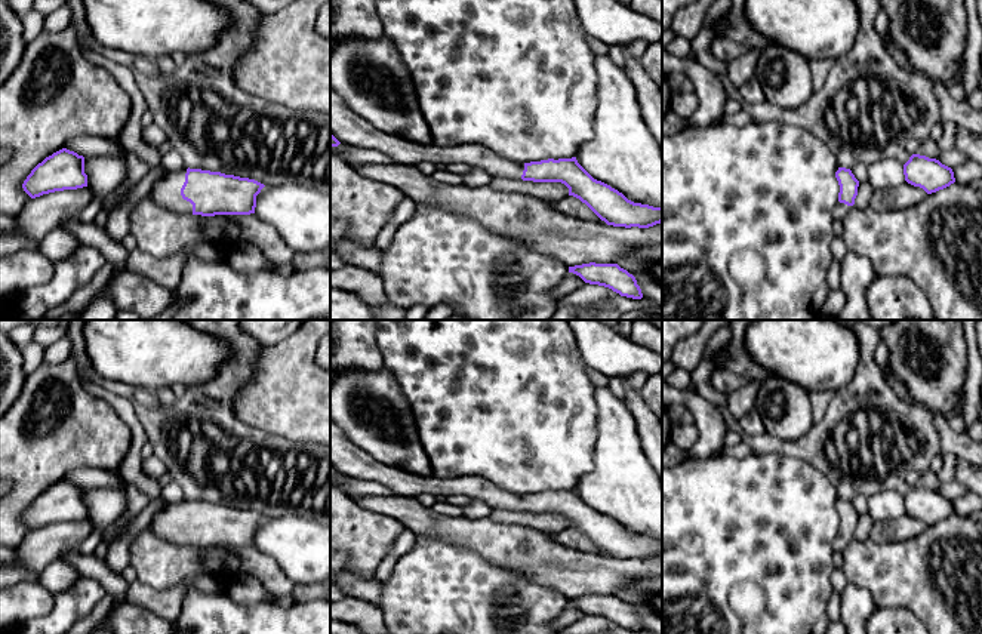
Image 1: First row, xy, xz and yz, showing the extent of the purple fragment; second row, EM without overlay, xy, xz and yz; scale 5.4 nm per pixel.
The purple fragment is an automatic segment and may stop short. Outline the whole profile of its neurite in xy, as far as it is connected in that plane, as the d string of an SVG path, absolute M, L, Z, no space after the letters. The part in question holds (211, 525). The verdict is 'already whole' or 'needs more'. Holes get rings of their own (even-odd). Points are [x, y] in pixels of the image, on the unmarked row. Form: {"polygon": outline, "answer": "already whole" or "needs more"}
{"polygon": "M188 499L169 504L148 527L160 539L176 545L250 547L264 518L255 511Z", "answer": "needs more"}

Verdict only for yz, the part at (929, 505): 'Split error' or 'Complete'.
Complete

